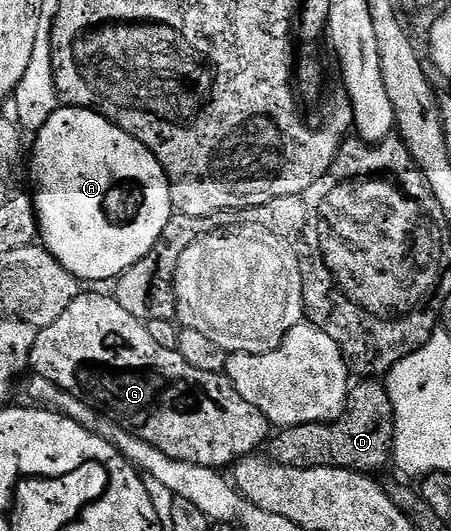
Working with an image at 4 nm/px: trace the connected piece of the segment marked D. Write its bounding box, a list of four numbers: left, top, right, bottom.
[270,377,395,473]

